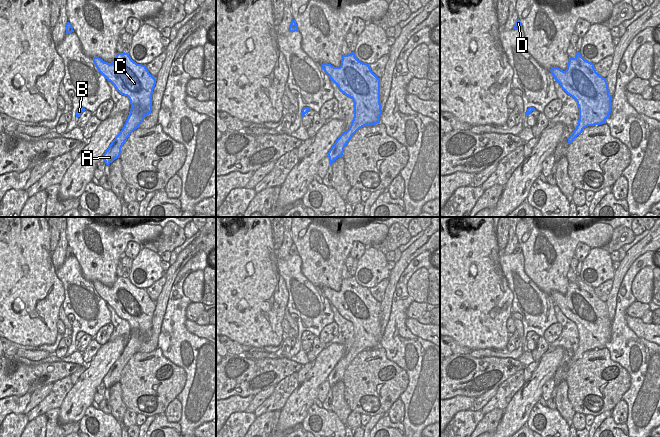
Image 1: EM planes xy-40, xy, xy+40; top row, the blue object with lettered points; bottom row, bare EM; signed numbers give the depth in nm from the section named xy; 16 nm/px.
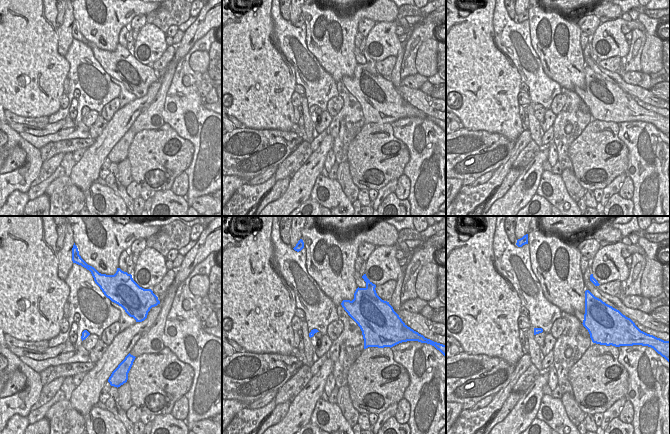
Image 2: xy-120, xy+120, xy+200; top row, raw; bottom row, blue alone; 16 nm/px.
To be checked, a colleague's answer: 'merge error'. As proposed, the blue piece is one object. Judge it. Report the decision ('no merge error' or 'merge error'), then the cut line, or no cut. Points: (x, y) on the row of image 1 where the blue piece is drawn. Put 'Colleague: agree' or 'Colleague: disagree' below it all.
no merge error | no cut
Colleague: disagree

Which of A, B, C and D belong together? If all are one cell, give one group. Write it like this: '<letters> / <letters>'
A B C D

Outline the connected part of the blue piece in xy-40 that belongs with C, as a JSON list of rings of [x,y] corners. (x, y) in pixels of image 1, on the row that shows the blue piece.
[[[117,53],[111,63],[99,57],[93,57],[98,71],[110,81],[116,90],[130,100],[129,116],[120,133],[111,142],[103,154],[106,165],[120,158],[121,148],[130,134],[144,122],[144,118],[152,111],[152,94],[156,79],[146,65],[134,62],[128,53]]]

